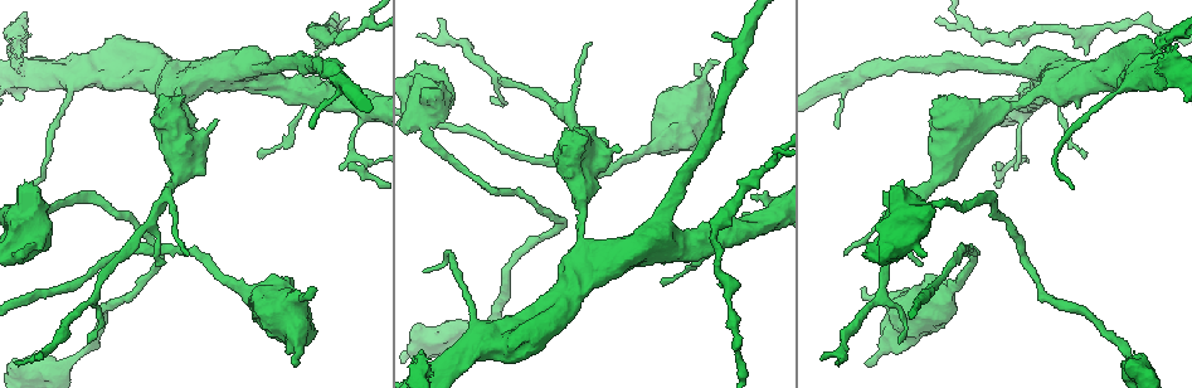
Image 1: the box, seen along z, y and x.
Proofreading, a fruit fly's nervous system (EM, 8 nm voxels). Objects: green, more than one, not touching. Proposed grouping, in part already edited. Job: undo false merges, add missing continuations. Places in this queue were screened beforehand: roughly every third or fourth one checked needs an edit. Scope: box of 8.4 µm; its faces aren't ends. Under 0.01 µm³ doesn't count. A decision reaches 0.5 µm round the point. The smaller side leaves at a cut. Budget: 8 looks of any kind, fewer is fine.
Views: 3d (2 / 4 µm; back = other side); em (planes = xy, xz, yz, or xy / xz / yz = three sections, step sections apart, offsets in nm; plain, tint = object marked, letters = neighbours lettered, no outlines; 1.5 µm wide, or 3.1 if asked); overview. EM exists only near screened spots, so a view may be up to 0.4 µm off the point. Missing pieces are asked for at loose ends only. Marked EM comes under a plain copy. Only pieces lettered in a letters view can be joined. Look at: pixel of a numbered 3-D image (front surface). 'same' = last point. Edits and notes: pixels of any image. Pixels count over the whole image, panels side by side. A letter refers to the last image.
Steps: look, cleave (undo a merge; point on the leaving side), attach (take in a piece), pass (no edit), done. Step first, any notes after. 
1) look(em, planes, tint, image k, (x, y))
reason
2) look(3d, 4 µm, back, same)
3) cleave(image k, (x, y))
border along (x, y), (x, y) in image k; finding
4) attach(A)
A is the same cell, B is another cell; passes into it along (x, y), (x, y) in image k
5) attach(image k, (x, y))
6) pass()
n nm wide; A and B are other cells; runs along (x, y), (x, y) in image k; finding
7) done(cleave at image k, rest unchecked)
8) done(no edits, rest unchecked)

look(3d, 2 µm, image 1, (313, 286))
branch stops here

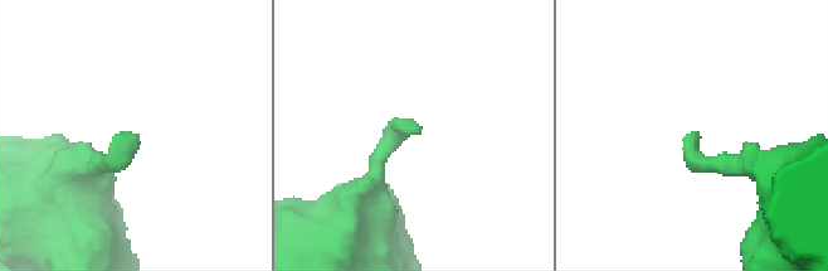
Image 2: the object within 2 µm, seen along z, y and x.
look(em, xy, step 8, tint, image 2, (694, 132))

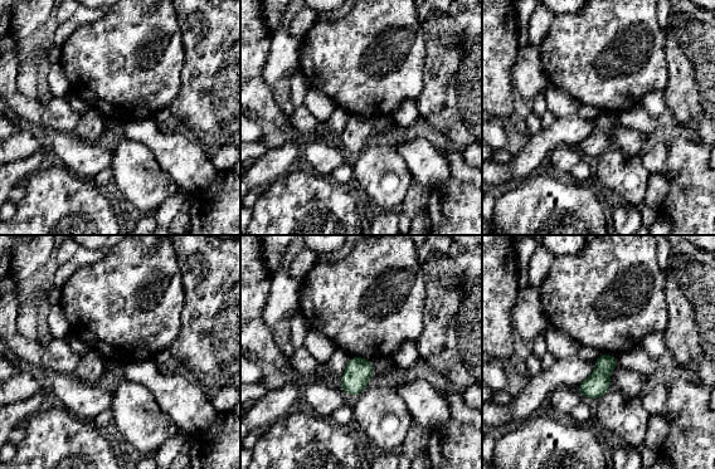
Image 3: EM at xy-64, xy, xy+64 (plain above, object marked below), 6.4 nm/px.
look(em, yz, step 4, letters, same)
another direction

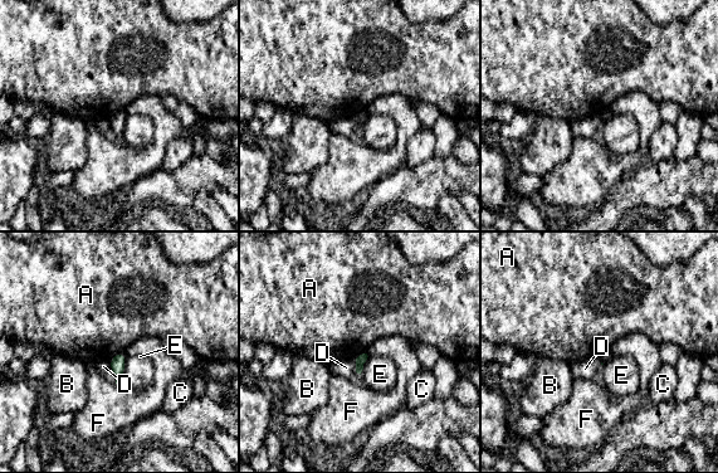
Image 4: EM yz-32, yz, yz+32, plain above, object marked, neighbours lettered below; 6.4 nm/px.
pass()
E touches over 180 nm; A, B, C, D, E and F are other cells; border along (123, 351), (110, 360) in image 4; none of them fits

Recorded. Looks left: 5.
look(em, planes, letters, image 1, (698, 65))
branch stops here

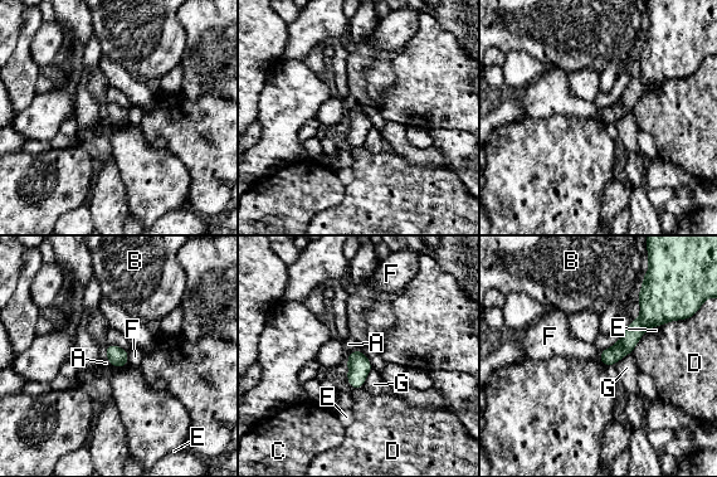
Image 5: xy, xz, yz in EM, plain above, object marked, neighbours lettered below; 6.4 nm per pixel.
pass()
A, B, C, D, E, F and G are other cells; border along (357, 347), (372, 366) in image 5; none of them fits

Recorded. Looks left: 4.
look(em, planes, letters, image 1, (714, 239))
a narrow waist

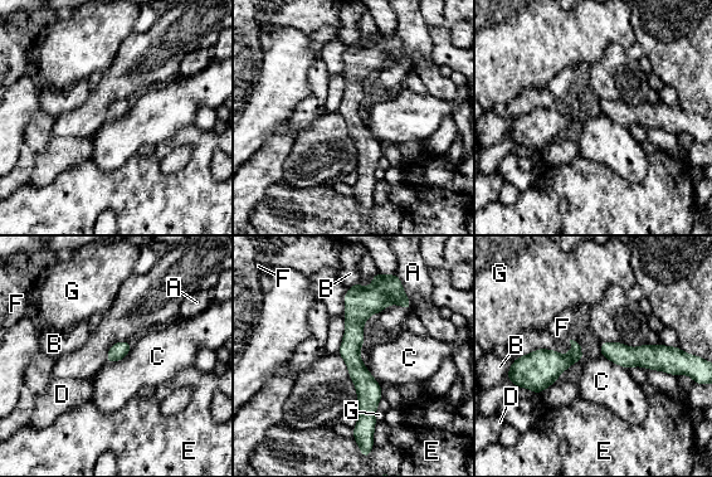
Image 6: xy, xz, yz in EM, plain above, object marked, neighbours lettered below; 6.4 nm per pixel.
pass()
A, B, C, D, E, F and G are other cells; runs along (376, 285), (354, 322), (360, 432) in image 6; all the same neuron

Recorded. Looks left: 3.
look(3d, 4 µm, image 1, (862, 252))
branch stops here

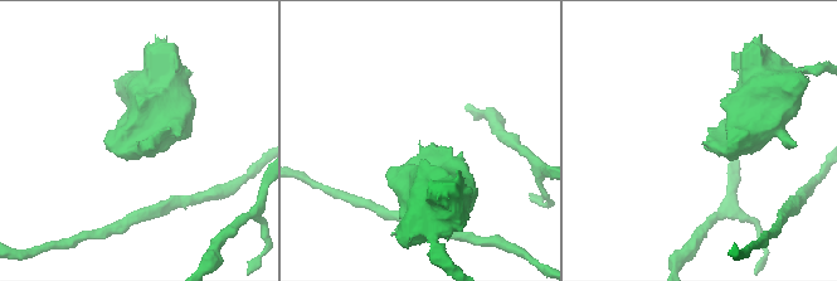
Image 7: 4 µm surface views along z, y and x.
look(em, planes, letters, image 7, (704, 143))

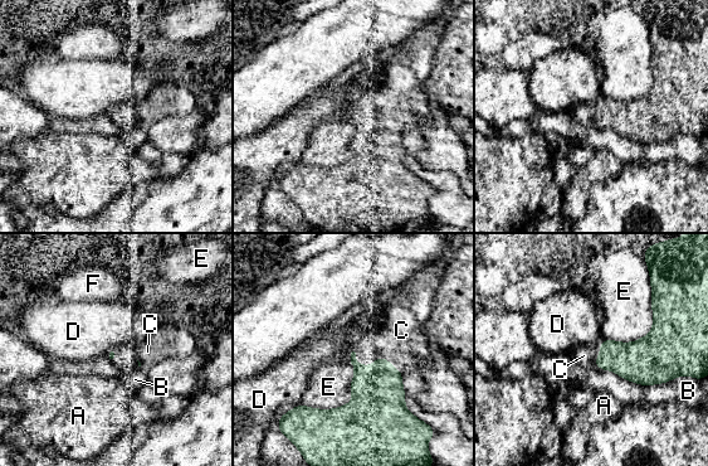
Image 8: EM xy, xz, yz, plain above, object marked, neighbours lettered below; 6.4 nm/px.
attach(C)
B touches over 550 nm; C is the same cell, A, B, D, E and F are other cells; the neuron continues

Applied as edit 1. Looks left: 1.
done(attach at image 8, rest unchecked)

